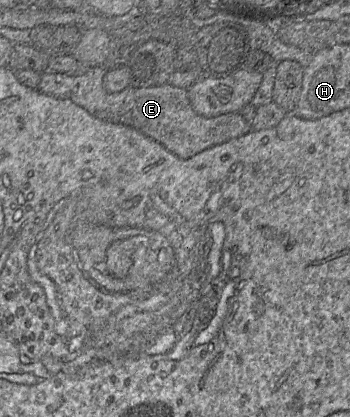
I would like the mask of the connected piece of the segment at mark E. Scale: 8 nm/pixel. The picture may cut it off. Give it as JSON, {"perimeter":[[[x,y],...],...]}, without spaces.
{"perimeter":[[[104,66],[83,69],[75,75],[45,71],[41,73],[37,90],[56,98],[69,99],[100,120],[133,127],[182,159],[188,159],[209,147],[225,143],[252,130],[252,125],[239,112],[211,118],[197,114],[191,107],[187,89],[168,83],[151,87],[129,85],[120,92],[110,93],[103,86],[105,72]]]}

